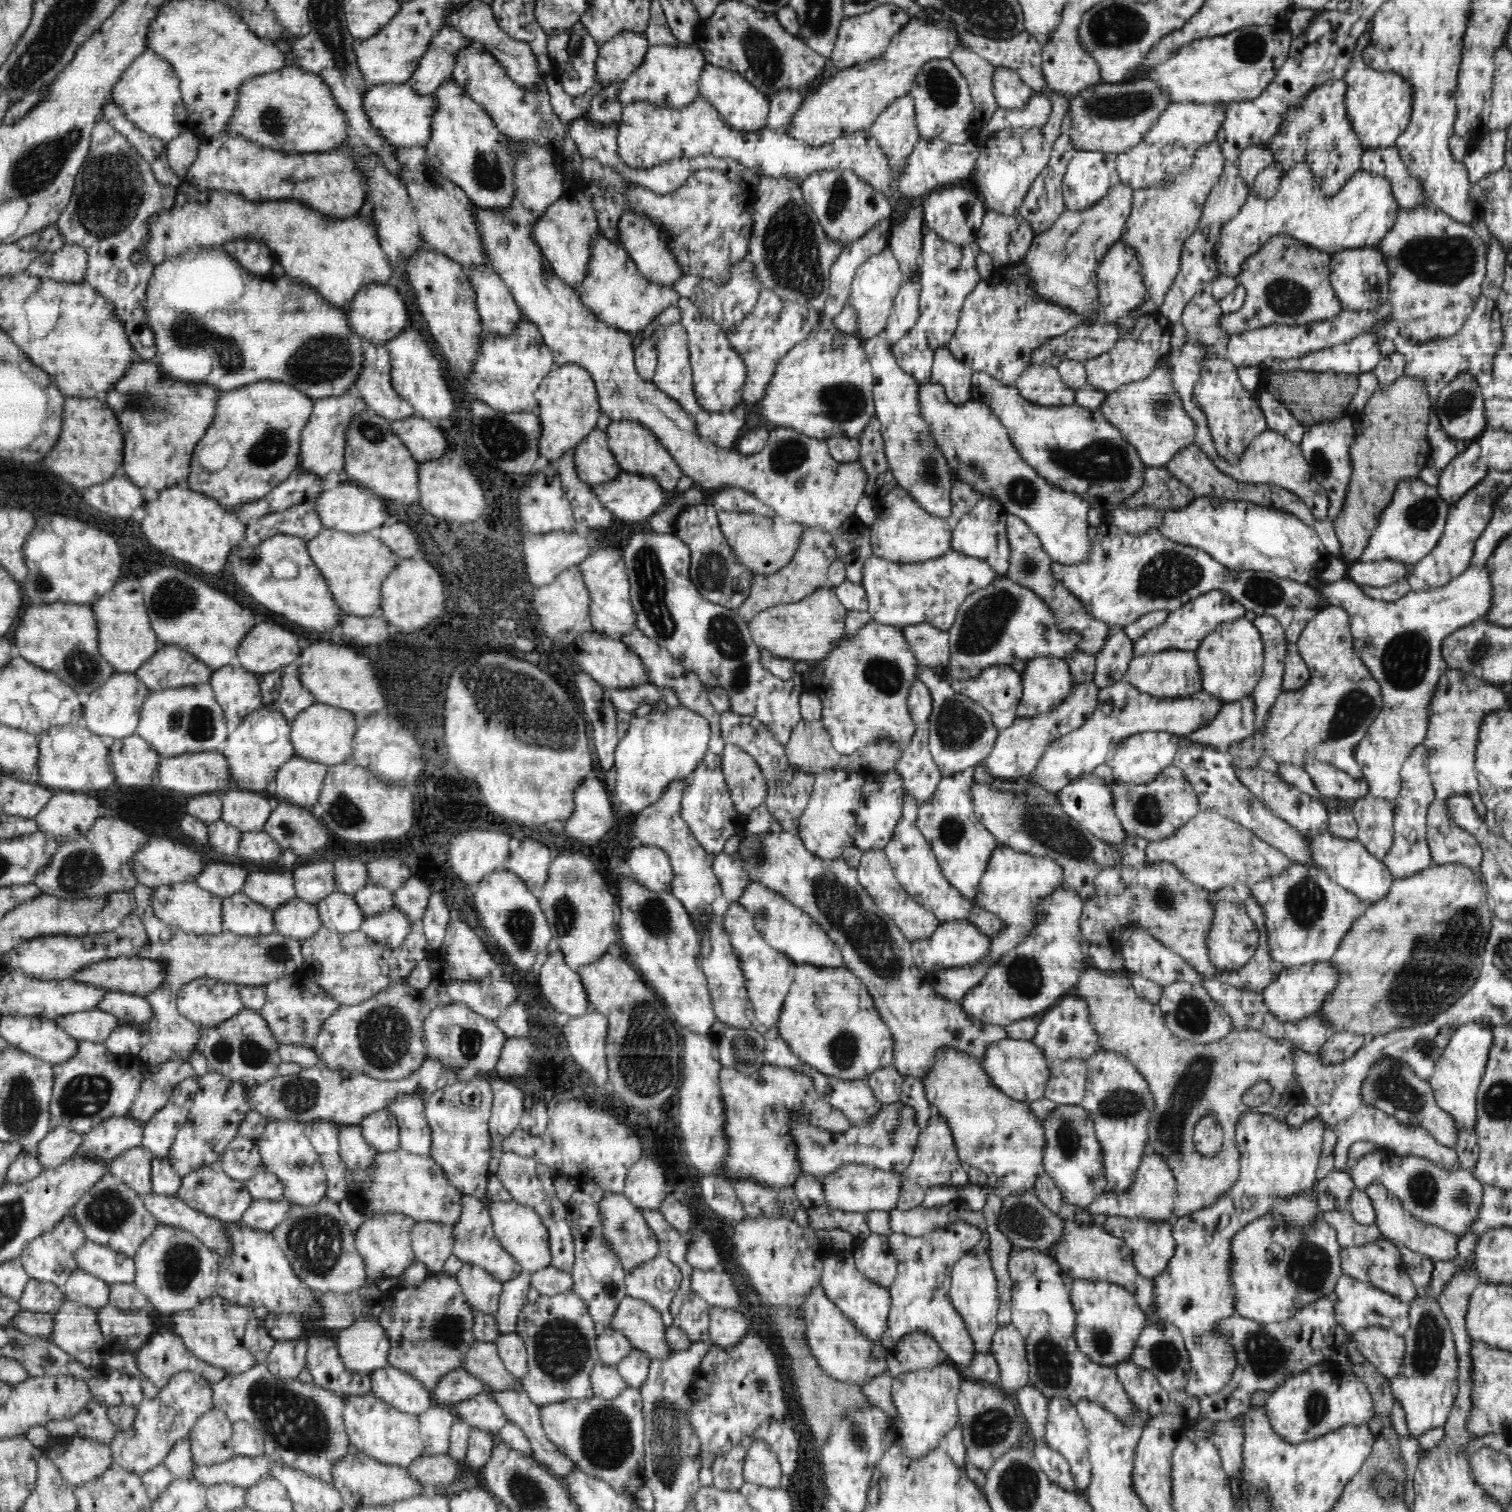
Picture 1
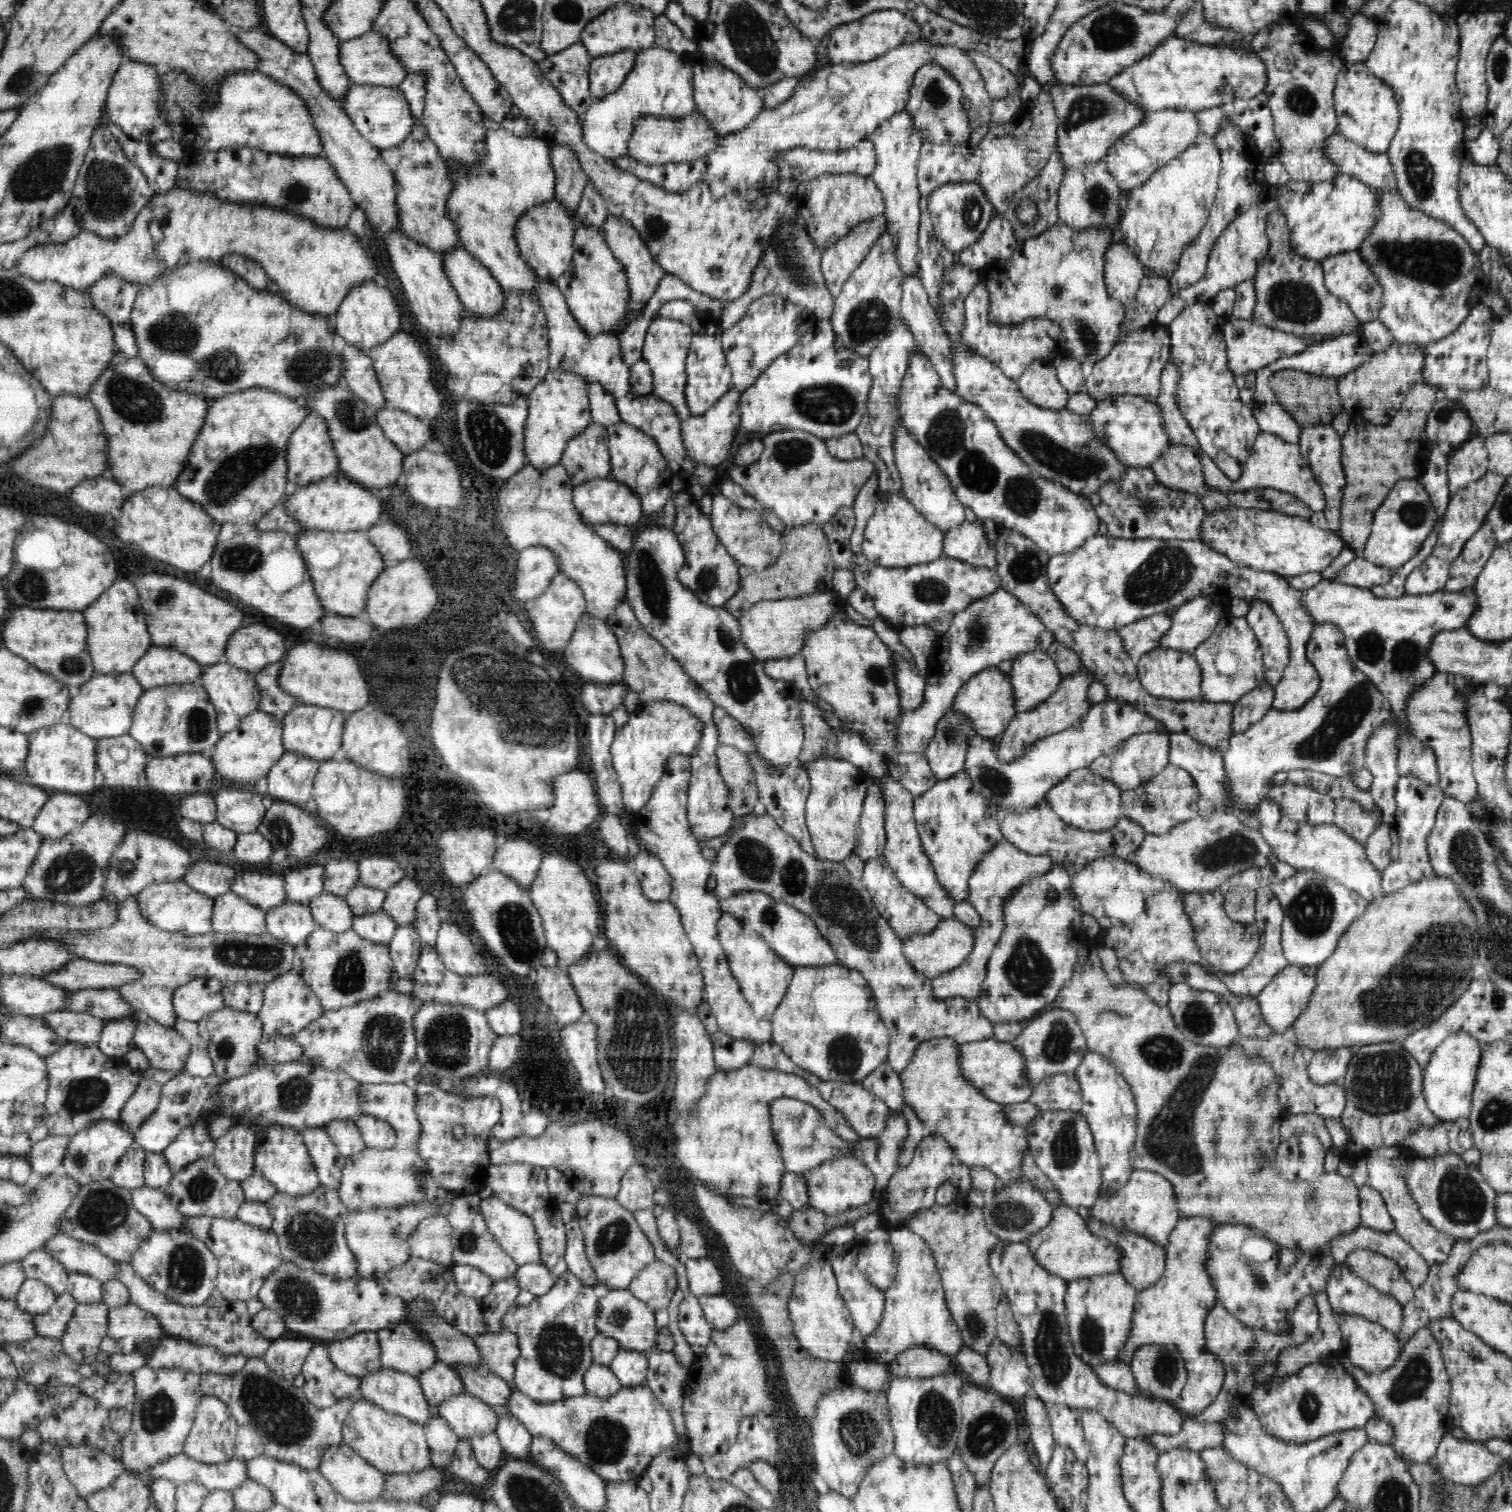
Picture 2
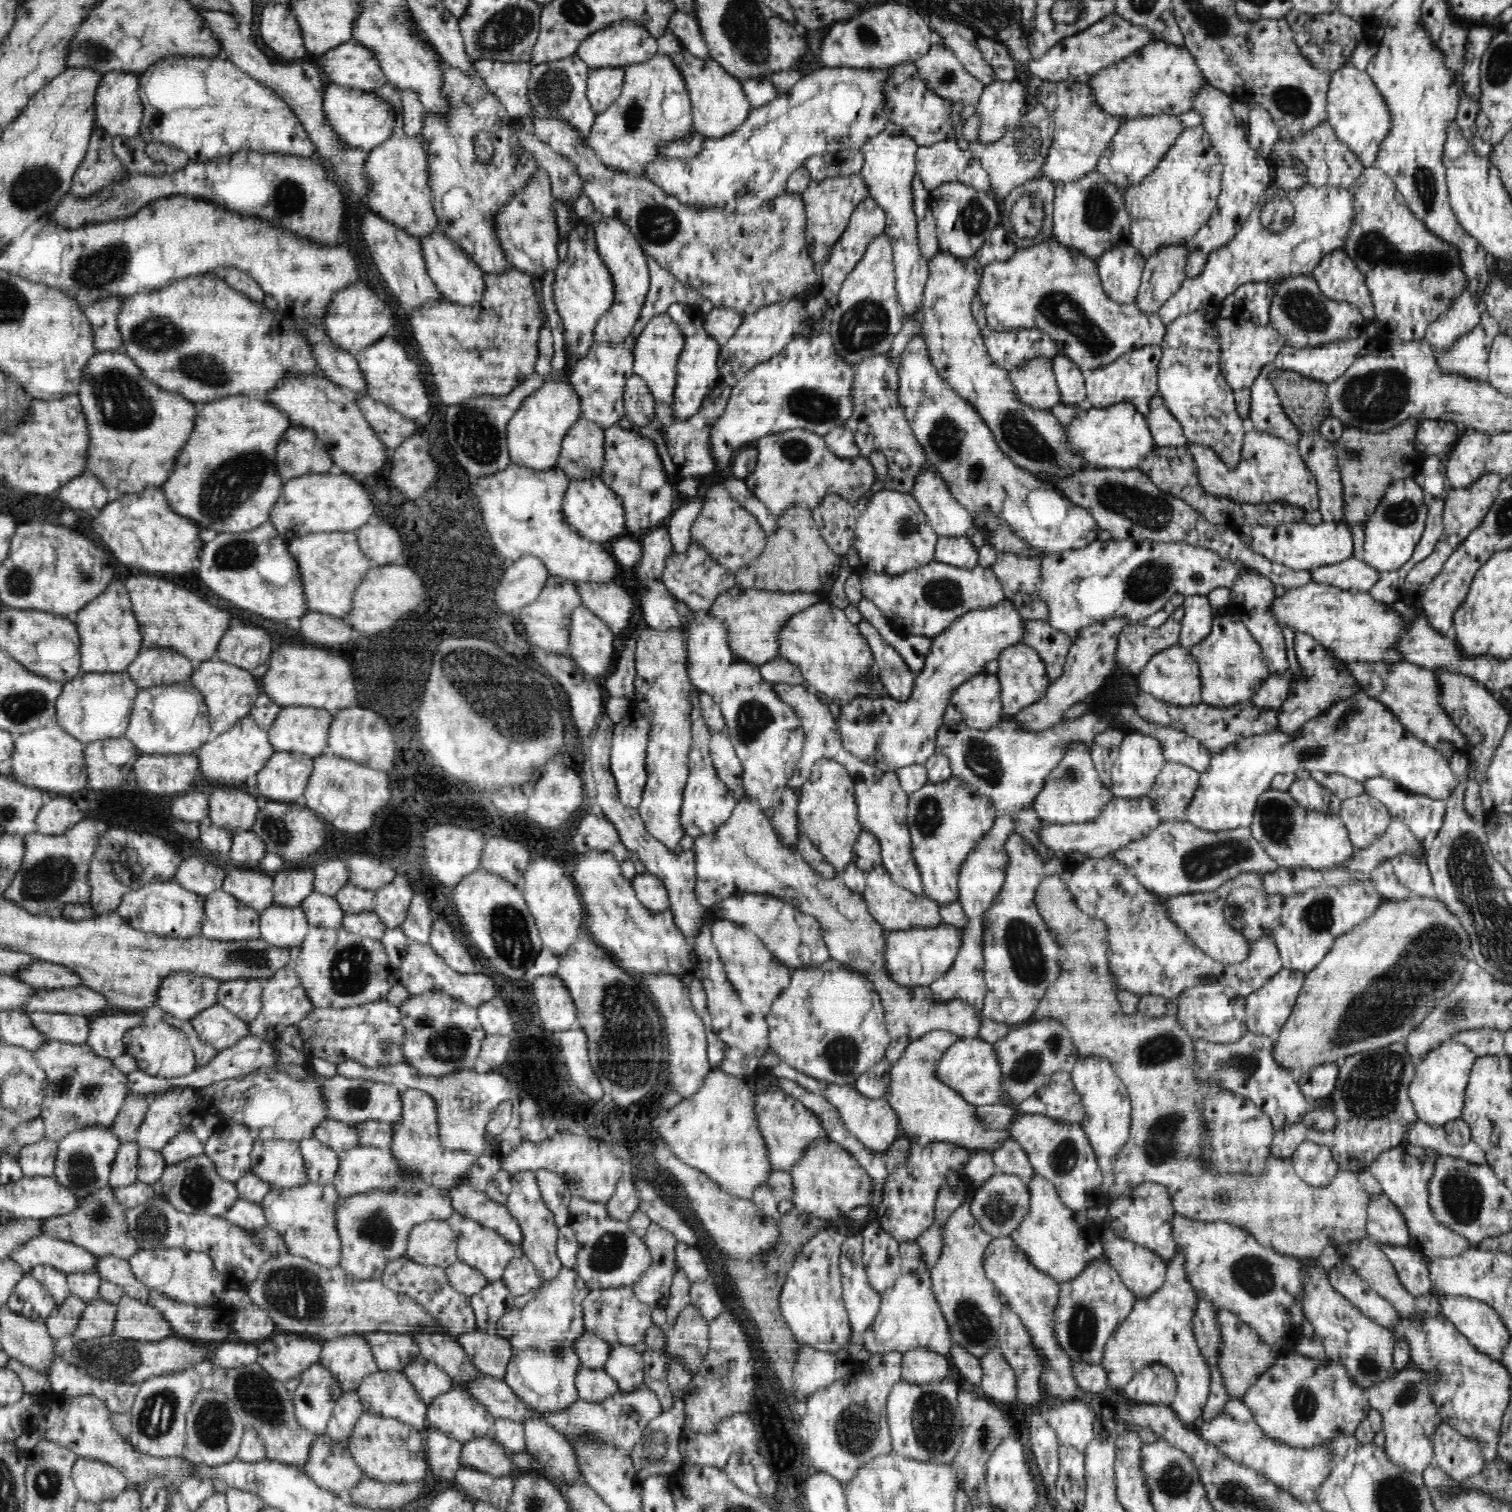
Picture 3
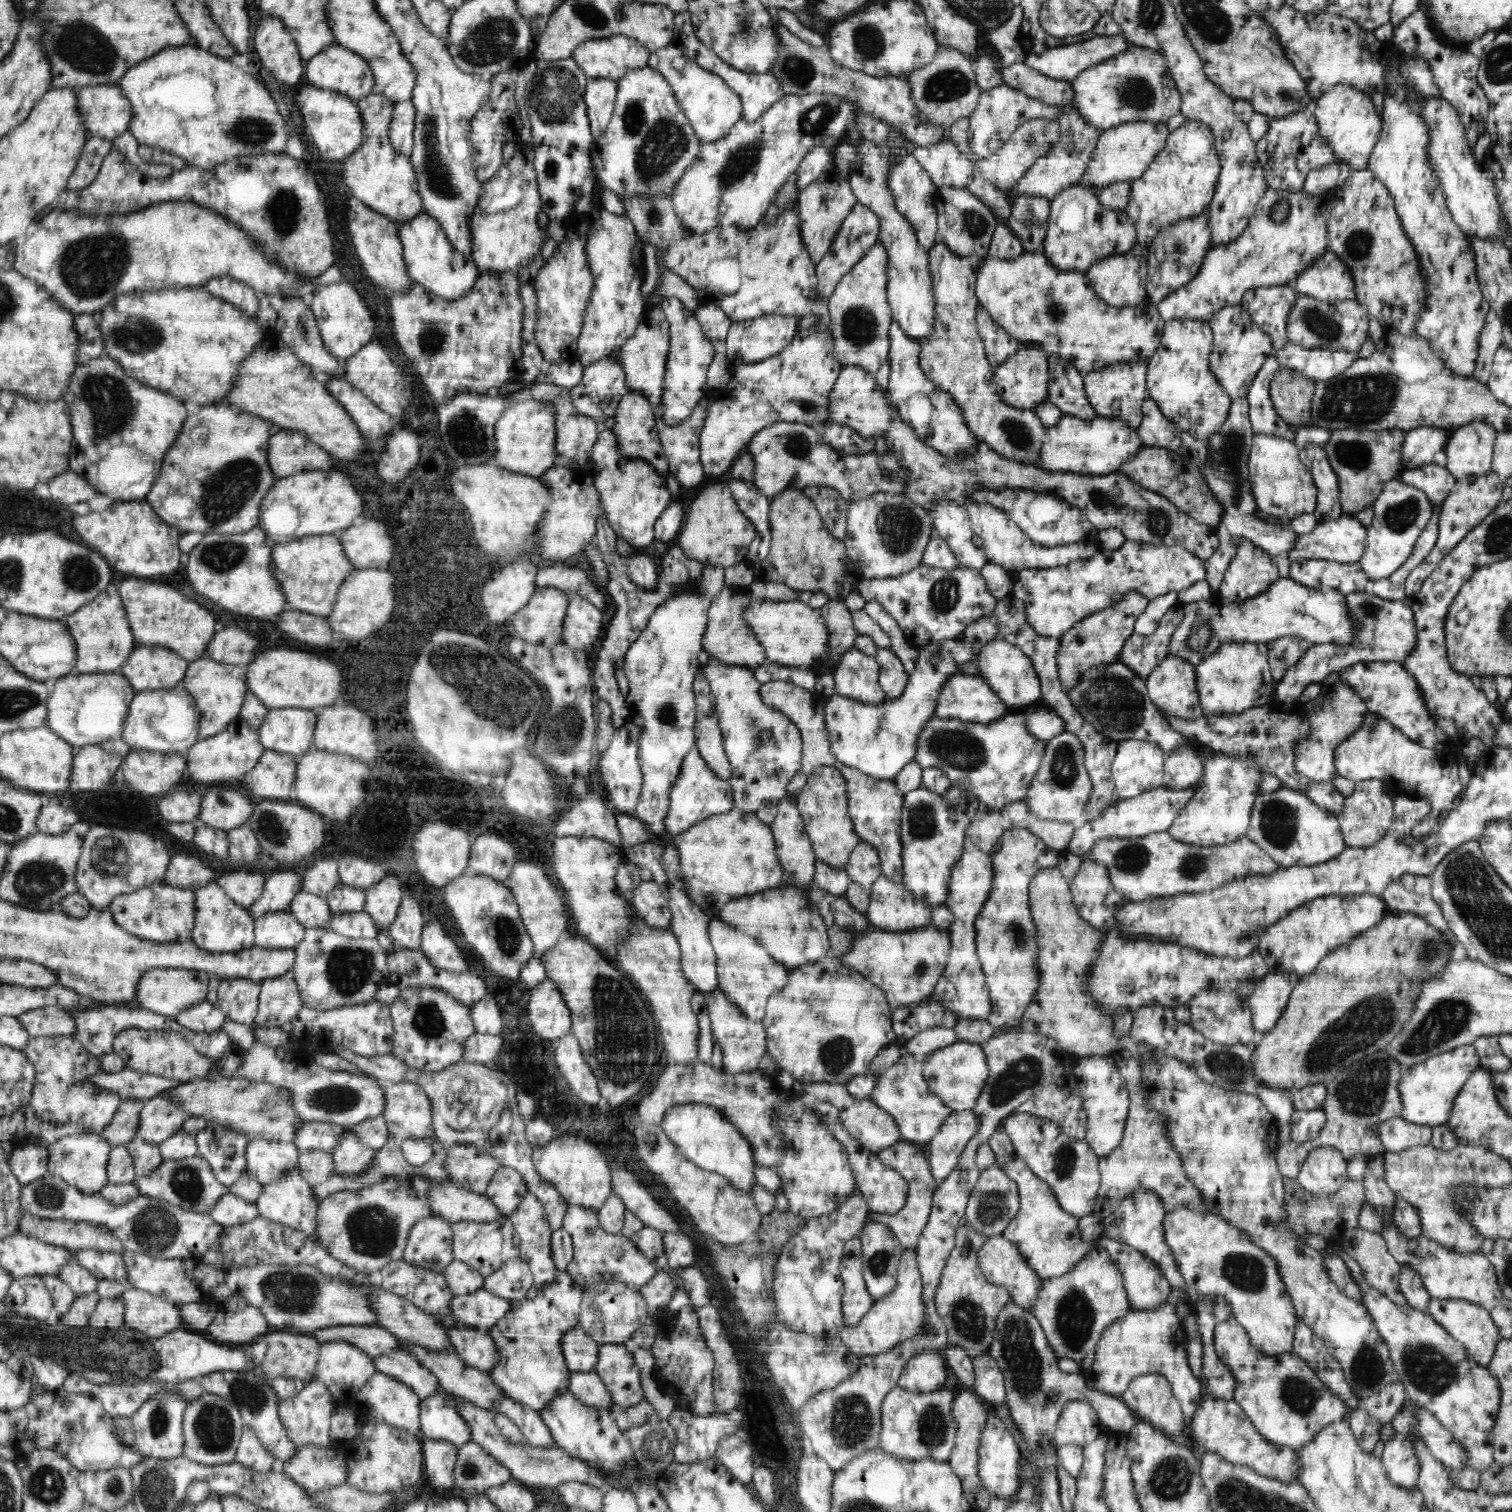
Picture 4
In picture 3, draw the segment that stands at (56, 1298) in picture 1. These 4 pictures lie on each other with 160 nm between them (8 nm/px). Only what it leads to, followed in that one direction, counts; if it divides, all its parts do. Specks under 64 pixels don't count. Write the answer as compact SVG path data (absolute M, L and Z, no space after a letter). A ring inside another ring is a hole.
M26 1275L18 1282L7 1306L15 1313L43 1323L50 1313L58 1307L46 1287L30 1275Z

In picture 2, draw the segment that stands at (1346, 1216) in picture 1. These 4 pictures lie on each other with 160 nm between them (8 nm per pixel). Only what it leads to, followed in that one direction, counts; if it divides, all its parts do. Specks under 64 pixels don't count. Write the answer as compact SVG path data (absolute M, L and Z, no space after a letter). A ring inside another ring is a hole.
M1361 1225L1354 1228L1350 1233L1335 1237L1329 1242L1329 1246L1331 1247L1332 1255L1338 1265L1344 1265L1347 1262L1347 1257L1350 1255L1350 1252L1354 1250L1370 1250L1394 1260L1398 1264L1398 1267L1400 1267L1403 1275L1414 1288L1421 1287L1427 1280L1430 1265L1426 1263L1424 1258L1422 1258L1416 1250L1413 1250L1395 1231L1381 1232L1365 1228Z

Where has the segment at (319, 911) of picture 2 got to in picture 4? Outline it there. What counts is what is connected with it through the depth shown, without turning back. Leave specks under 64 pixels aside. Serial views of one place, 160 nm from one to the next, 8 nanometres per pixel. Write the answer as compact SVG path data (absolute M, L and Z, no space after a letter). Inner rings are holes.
M304 890L291 900L289 907L298 923L306 929L327 929L334 916L330 911L327 897L310 894Z

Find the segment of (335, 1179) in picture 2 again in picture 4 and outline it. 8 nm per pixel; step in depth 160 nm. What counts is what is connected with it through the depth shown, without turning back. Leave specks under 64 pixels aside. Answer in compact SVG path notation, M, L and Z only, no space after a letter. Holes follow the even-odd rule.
M316 1148L304 1150L299 1154L298 1167L302 1178L310 1186L318 1186L335 1173L333 1153Z

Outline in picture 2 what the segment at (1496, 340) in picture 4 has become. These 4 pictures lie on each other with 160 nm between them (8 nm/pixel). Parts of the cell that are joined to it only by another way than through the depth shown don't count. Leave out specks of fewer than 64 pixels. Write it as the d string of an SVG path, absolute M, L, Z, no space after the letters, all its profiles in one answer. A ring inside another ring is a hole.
M1480 302L1469 312L1462 325L1447 338L1422 347L1424 368L1422 377L1426 383L1437 387L1447 398L1457 400L1462 392L1483 390L1489 385L1489 368L1487 367L1487 350L1491 340L1492 326L1499 320L1494 312Z

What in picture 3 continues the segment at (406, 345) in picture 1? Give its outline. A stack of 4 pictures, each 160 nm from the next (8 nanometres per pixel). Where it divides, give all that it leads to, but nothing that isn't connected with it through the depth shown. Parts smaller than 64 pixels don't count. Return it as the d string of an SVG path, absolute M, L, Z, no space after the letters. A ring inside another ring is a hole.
M384 337L355 354L359 369L365 374L369 397L375 402L388 405L400 414L416 420L426 414L430 400L422 376L420 365L408 355L404 344L395 337Z

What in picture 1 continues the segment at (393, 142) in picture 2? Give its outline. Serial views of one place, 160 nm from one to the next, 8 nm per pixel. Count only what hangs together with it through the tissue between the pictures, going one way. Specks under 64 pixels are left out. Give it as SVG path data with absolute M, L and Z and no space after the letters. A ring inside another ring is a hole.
M384 83L371 85L363 94L371 125L393 146L404 148L427 148L431 139L433 116L437 111L437 98L433 94L418 94L409 84Z

